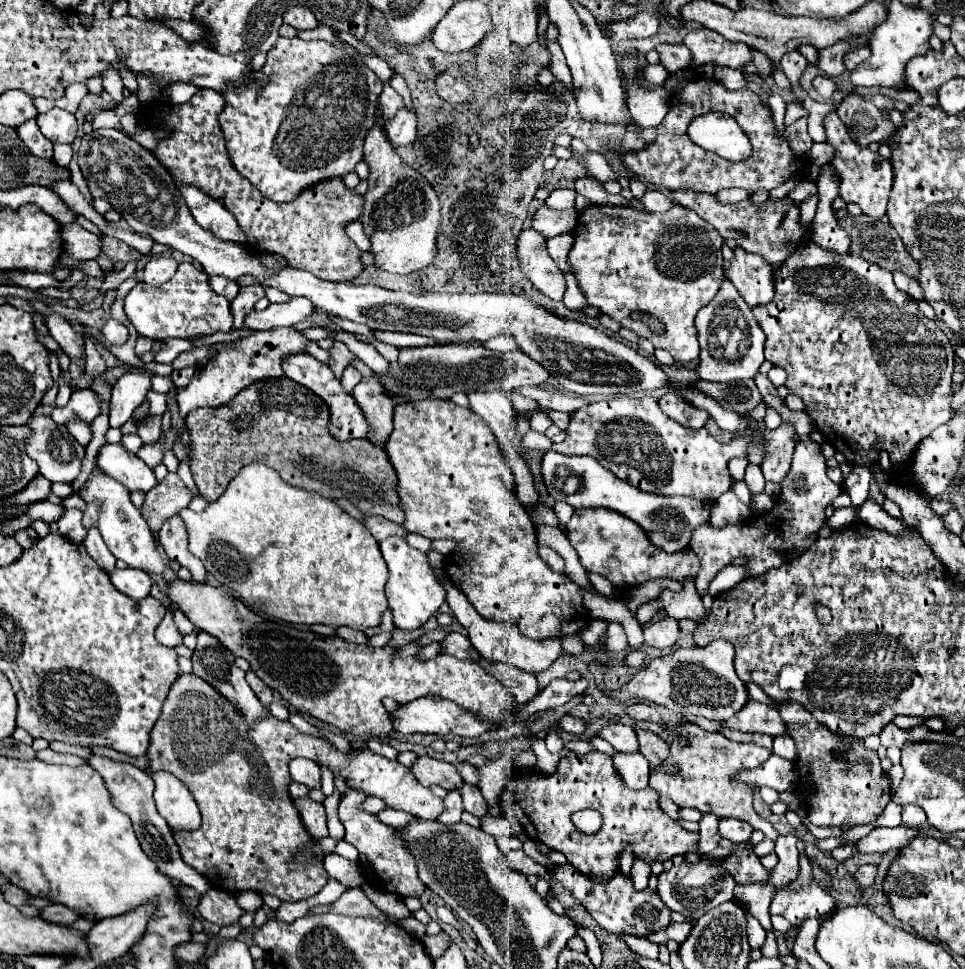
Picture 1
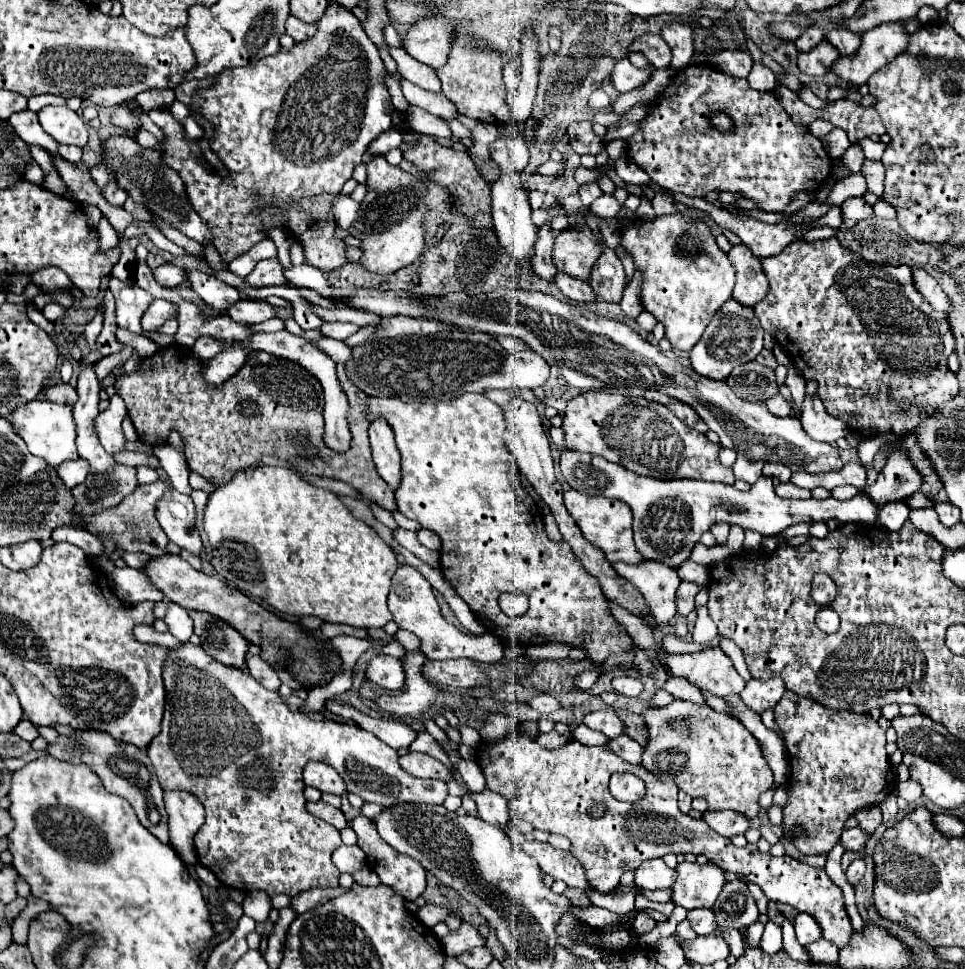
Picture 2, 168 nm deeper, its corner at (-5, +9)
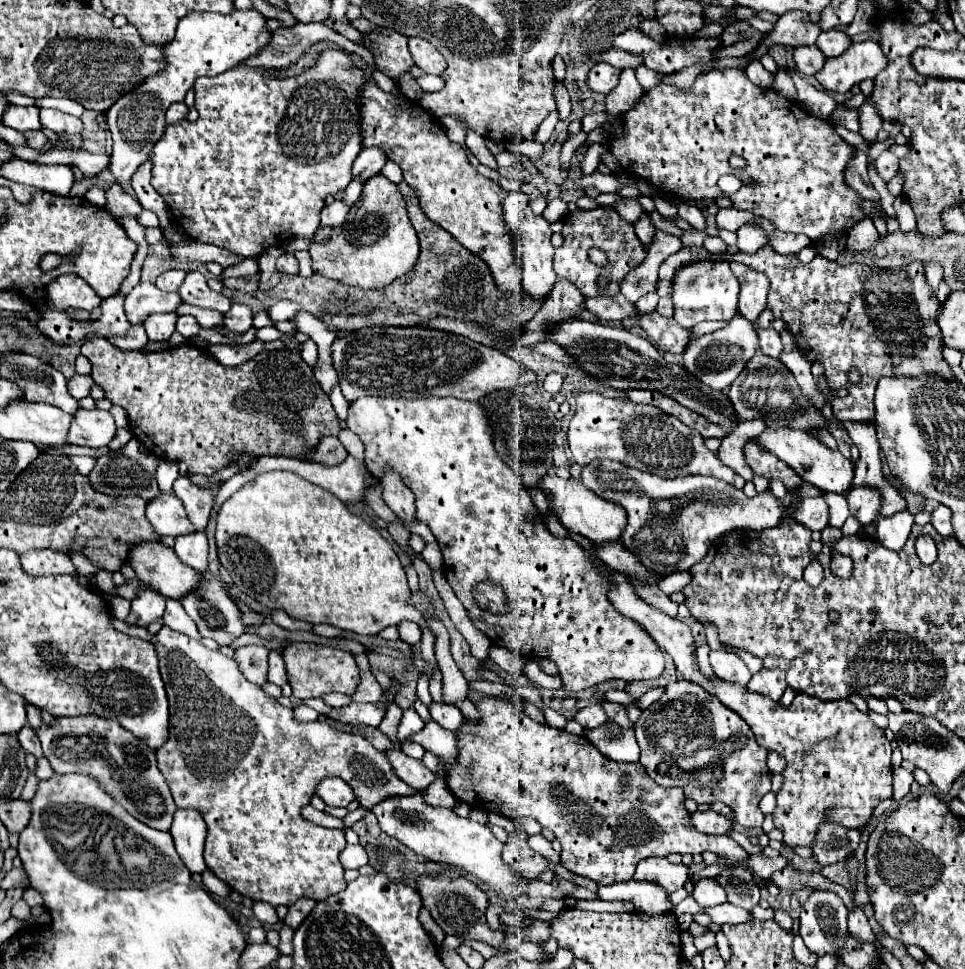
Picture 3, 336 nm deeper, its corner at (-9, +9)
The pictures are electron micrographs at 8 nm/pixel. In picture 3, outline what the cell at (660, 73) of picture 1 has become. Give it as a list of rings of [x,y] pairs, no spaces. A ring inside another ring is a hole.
[[[595,63],[587,75],[587,87],[595,93],[603,93],[607,95],[619,81],[619,69],[611,67],[611,65],[605,65],[605,63]]]

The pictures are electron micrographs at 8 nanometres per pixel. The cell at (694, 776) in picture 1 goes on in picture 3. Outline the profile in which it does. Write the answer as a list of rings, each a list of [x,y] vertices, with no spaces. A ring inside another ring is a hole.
[[[689,681],[669,683],[661,699],[657,699],[653,707],[641,713],[633,729],[641,747],[641,765],[655,783],[661,787],[681,787],[685,797],[691,797],[697,803],[711,805],[721,801],[735,811],[737,823],[743,827],[761,827],[763,813],[759,809],[759,801],[765,793],[771,791],[771,773],[765,765],[767,749],[755,741],[751,727],[735,711],[725,707],[715,695]]]

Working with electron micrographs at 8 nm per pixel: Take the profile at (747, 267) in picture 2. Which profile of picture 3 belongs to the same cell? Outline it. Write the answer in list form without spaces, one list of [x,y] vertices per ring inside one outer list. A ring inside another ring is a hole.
[[[731,263],[731,271],[737,277],[737,281],[741,283],[741,293],[739,293],[739,313],[749,319],[755,321],[763,309],[767,307],[767,291],[769,291],[769,279],[743,265],[743,263]]]

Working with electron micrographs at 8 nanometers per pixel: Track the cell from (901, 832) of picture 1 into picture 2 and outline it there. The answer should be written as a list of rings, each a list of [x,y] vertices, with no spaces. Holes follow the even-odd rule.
[[[853,827],[853,829],[843,831],[841,843],[843,843],[845,849],[849,849],[849,851],[859,851],[859,849],[863,849],[863,847],[867,845],[869,837],[871,837],[871,835],[865,833],[861,827]]]

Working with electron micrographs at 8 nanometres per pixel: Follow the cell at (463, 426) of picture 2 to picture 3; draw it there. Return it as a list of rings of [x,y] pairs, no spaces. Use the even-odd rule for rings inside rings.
[[[363,397],[349,405],[347,427],[363,441],[365,467],[375,479],[381,481],[389,467],[413,491],[417,519],[433,531],[439,543],[443,553],[443,573],[449,585],[467,609],[473,625],[483,631],[493,645],[507,647],[523,659],[551,659],[557,665],[567,691],[583,691],[611,679],[621,679],[625,683],[657,679],[663,673],[663,651],[651,635],[611,605],[607,597],[611,579],[599,573],[601,563],[595,563],[595,559],[571,537],[555,537],[549,533],[543,517],[529,497],[529,491],[521,485],[521,479],[495,453],[491,427],[479,403],[455,397]],[[479,581],[499,583],[513,603],[513,611],[505,615],[483,611],[471,597],[471,589]]]

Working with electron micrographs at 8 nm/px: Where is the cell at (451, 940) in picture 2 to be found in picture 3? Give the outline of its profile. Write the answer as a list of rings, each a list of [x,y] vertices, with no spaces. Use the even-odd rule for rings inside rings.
[[[489,905],[489,909],[487,909],[487,923],[493,927],[493,929],[503,929],[501,927],[501,921],[499,921],[499,915],[503,913],[505,909],[503,909],[503,905]]]

